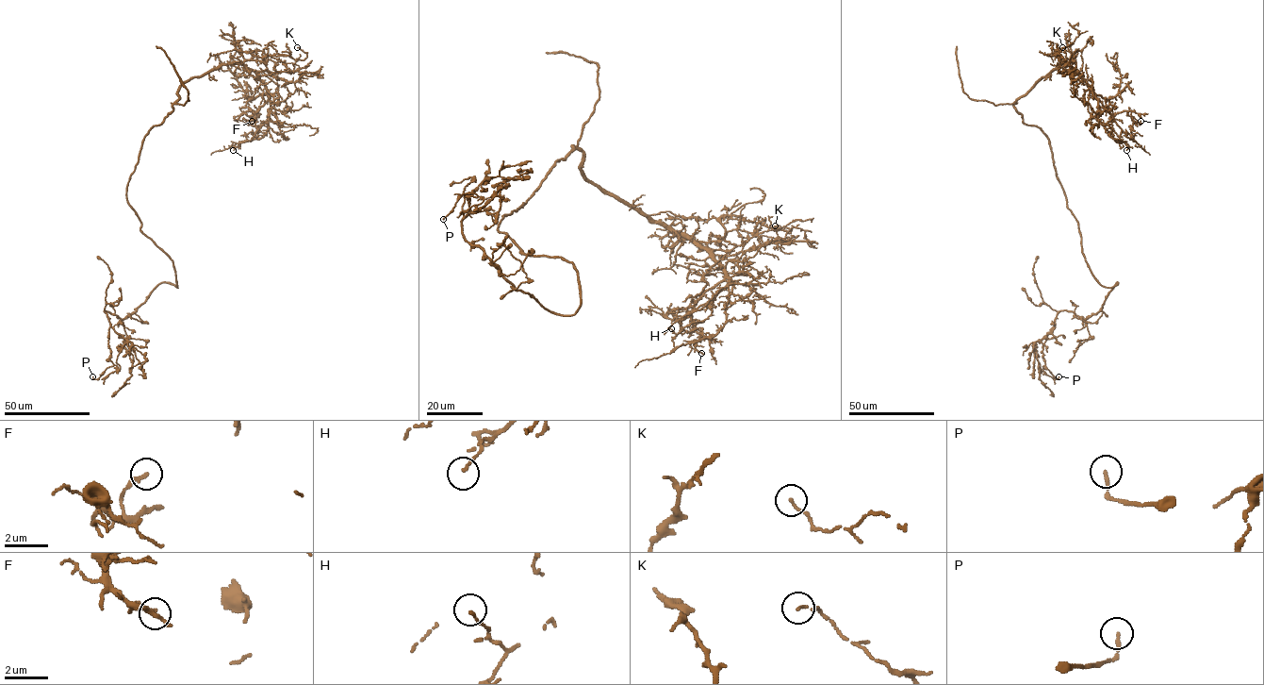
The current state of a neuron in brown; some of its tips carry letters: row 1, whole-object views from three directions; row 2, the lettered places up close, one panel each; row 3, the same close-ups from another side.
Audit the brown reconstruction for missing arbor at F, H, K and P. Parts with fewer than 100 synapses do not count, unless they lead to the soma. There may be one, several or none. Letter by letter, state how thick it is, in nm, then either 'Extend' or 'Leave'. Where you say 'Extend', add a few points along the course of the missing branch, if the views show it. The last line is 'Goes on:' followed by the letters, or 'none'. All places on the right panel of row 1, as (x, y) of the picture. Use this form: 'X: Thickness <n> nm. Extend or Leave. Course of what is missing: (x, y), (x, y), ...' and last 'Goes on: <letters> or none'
F: Thickness 170 nm. Leave
H: Thickness 120 nm. Leave
K: Thickness 120 nm. Leave
P: Thickness 150 nm. Leave
Goes on: none

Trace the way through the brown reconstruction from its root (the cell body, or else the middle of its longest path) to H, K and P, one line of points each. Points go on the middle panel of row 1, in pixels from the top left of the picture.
H: (501, 220), (578, 148), (587, 179), (692, 237), (726, 273), (727, 284), (703, 305), (711, 313), (671, 328)
K: (501, 220), (573, 145), (587, 179), (696, 241), (720, 241), (727, 215), (775, 225)
P: (501, 220), (520, 252), (573, 265), (573, 314), (517, 291), (466, 239), (475, 193), (443, 219)

